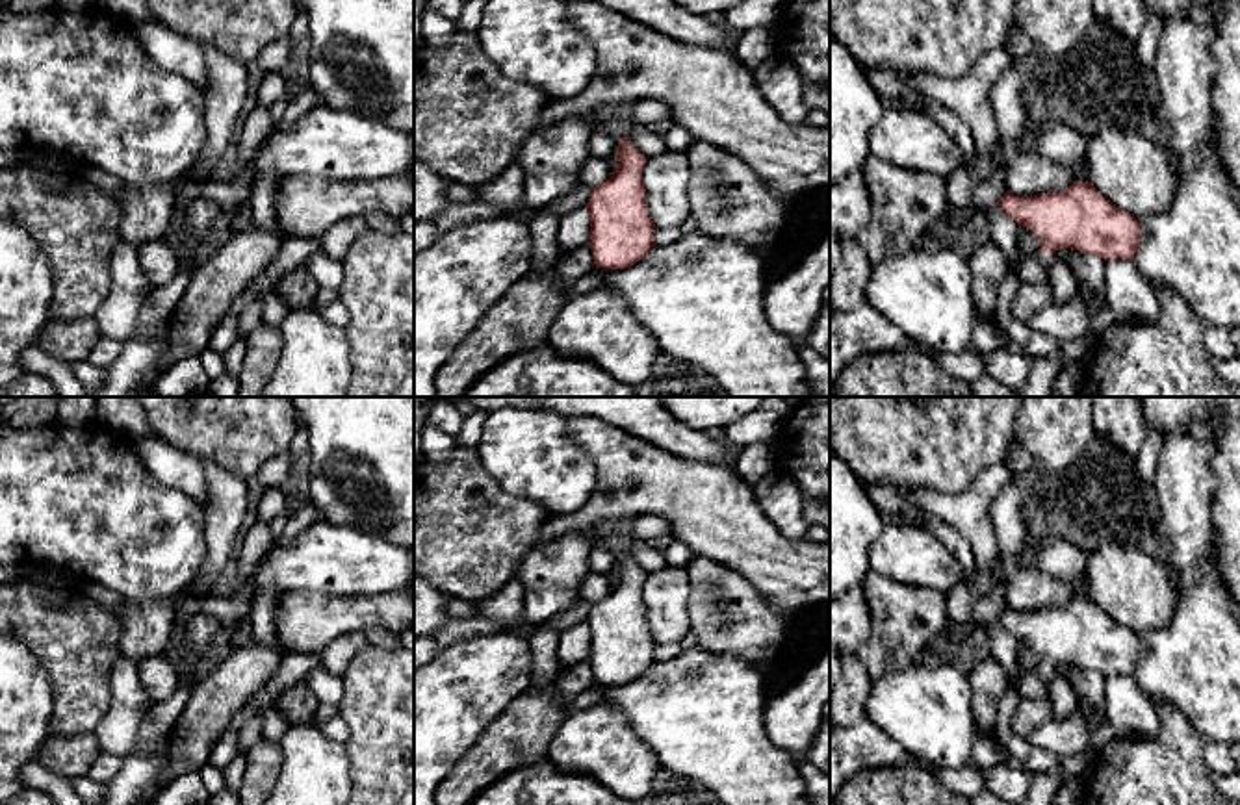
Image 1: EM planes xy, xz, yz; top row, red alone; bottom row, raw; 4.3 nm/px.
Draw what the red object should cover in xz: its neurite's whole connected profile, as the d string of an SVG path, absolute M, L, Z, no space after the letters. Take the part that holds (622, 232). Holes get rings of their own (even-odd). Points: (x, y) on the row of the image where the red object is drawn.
M631 102L596 108L594 119L598 132L618 141L620 163L607 182L592 189L585 206L590 215L588 247L598 269L629 269L657 249L657 226L648 213L642 182L648 158L629 141L635 126Z

